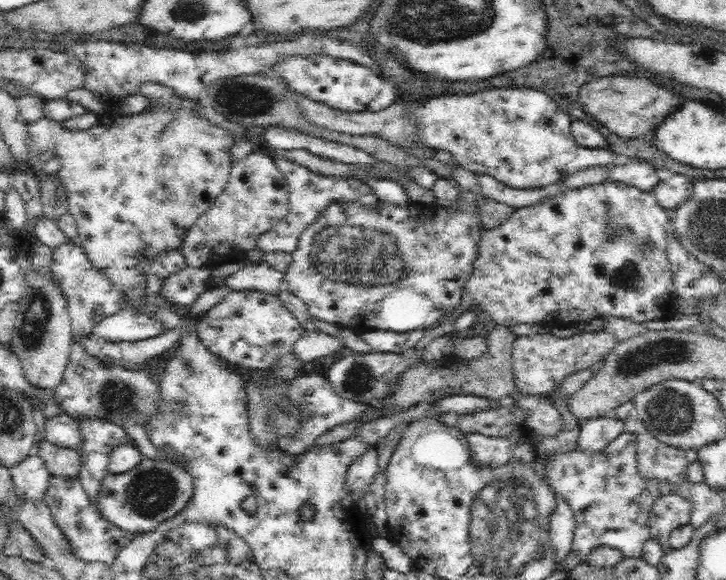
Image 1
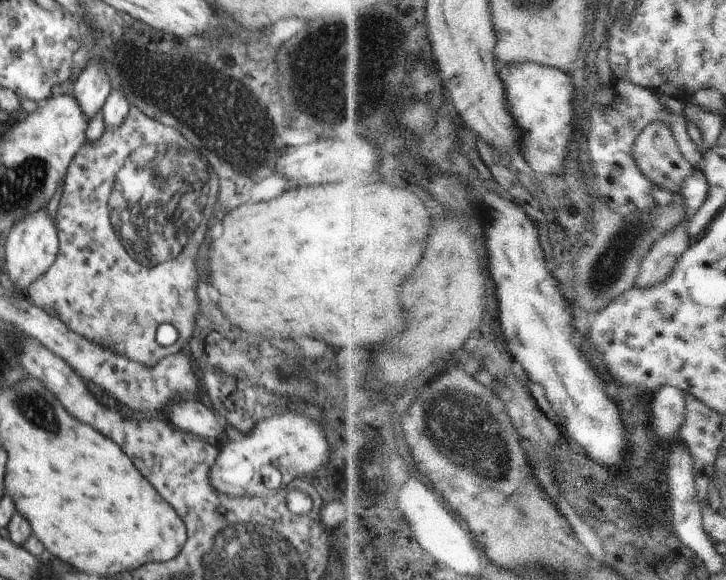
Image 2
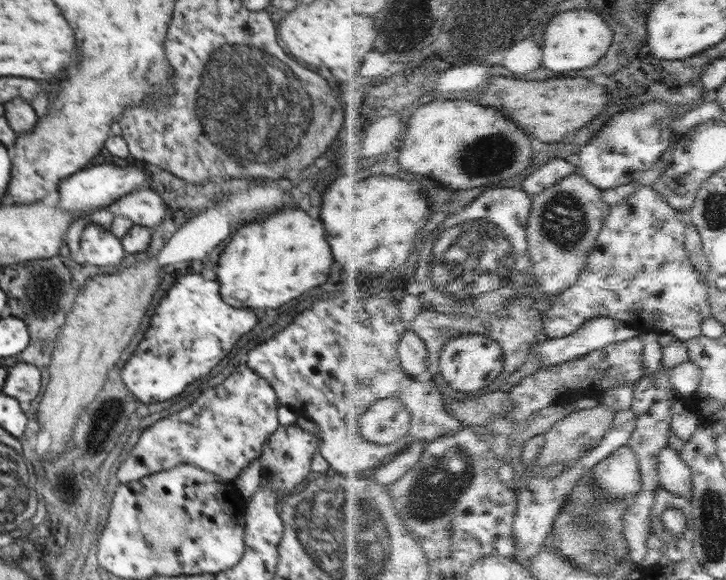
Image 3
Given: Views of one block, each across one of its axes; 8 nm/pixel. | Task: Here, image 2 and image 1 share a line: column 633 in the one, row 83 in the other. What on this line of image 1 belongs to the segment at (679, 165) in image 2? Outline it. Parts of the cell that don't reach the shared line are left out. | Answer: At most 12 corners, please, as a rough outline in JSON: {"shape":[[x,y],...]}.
{"shape":[[154,112],[31,123],[92,263],[148,315],[148,268],[227,186],[235,137]]}

